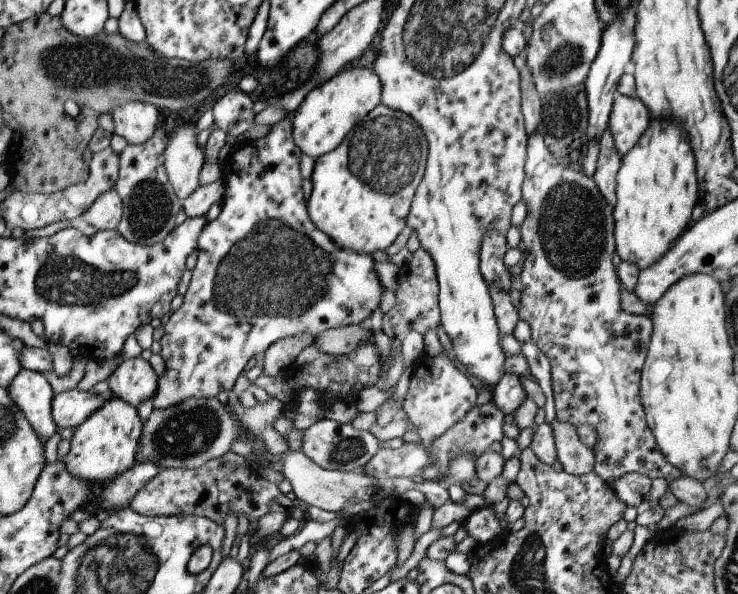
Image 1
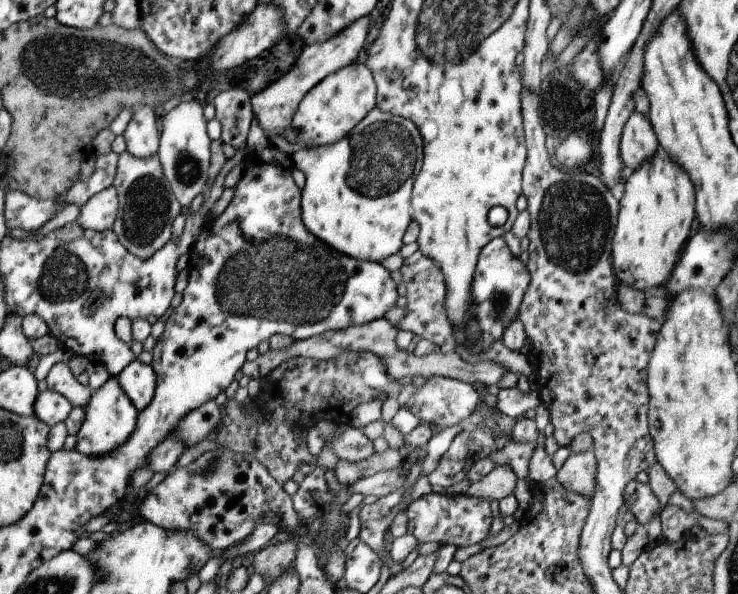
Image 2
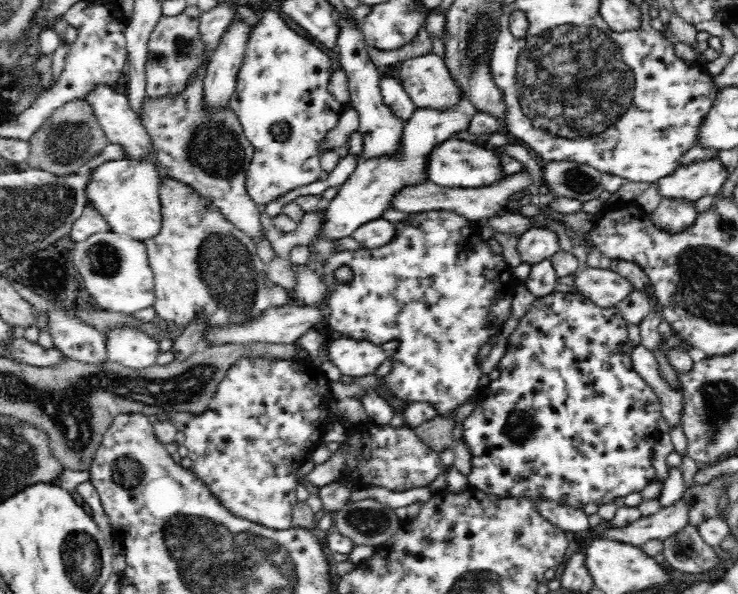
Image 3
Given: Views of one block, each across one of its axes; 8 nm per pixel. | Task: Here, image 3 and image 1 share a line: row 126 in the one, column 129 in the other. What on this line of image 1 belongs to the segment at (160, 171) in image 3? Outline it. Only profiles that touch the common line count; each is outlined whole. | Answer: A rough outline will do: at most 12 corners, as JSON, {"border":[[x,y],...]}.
{"border":[[127,101],[111,112],[127,145],[151,138],[156,106]]}

